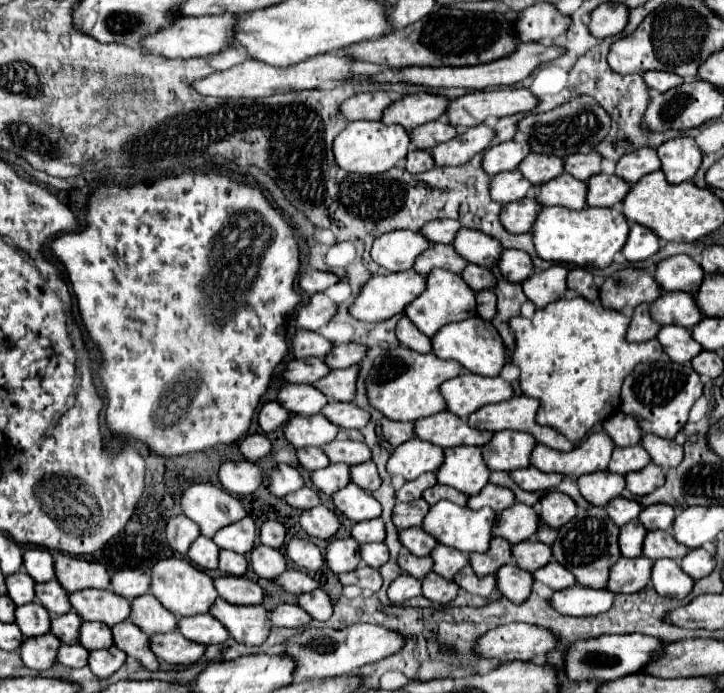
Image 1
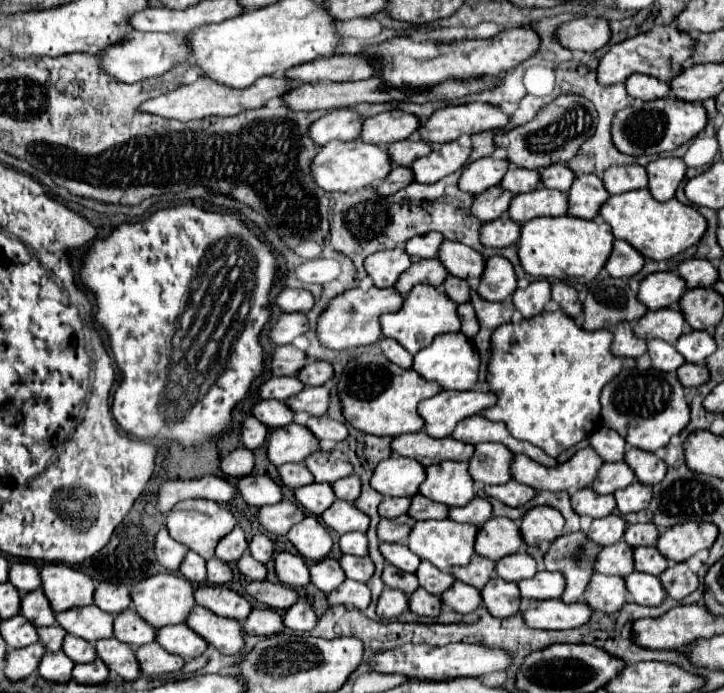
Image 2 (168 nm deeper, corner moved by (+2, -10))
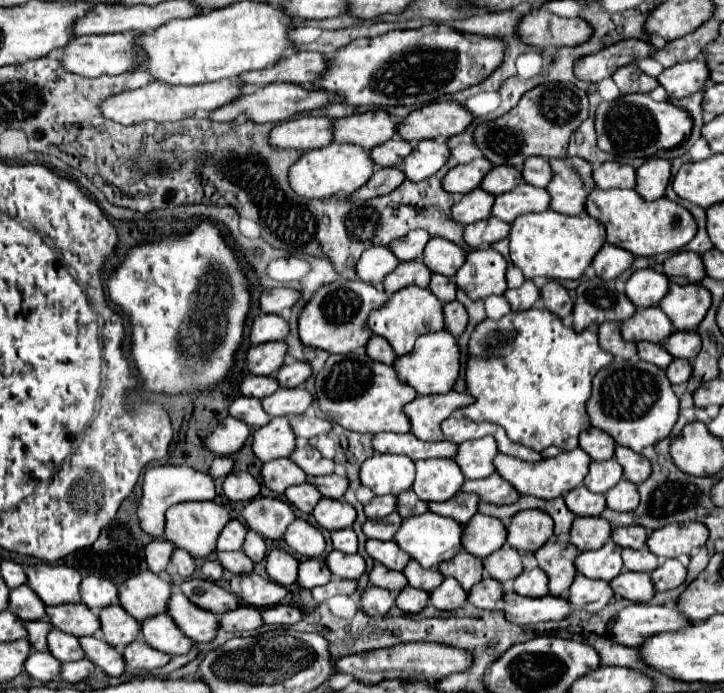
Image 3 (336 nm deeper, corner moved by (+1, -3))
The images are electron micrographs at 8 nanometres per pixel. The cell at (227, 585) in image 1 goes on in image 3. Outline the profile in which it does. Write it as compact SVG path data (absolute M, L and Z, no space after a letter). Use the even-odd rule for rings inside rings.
M185 580L181 586L181 592L197 606L211 610L215 614L225 614L229 610L239 608L237 596L231 590L225 590L223 586L211 582L211 580Z

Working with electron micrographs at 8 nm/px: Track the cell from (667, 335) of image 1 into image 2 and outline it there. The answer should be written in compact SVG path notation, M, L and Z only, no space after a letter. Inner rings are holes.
M660 339L648 341L648 355L652 359L652 367L664 373L674 373L684 363L684 357L670 343Z

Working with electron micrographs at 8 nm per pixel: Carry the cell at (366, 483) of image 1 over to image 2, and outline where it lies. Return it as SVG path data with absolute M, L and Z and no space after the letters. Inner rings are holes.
M356 475L344 477L344 479L336 481L336 483L332 485L332 489L334 489L334 495L336 495L338 499L344 499L344 501L354 503L354 501L358 499L358 495L360 495L360 479L358 479Z

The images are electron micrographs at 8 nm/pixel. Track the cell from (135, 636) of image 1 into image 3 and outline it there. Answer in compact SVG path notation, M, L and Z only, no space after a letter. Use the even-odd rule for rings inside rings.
M85 636L79 640L81 648L85 650L85 656L95 662L101 670L105 670L109 676L121 676L125 670L125 660L123 654L107 644L103 638L97 636Z

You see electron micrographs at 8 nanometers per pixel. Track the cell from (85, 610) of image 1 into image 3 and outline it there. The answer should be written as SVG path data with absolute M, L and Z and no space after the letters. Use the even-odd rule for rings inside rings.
M63 604L63 606L49 606L47 616L51 624L63 632L73 636L93 636L101 622L99 618L85 606L85 604Z

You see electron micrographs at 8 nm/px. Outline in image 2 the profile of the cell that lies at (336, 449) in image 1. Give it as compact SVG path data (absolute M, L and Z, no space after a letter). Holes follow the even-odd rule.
M326 451L312 453L304 461L304 465L314 475L314 481L316 483L334 483L334 481L338 481L342 477L352 475L352 465L348 461L326 457Z

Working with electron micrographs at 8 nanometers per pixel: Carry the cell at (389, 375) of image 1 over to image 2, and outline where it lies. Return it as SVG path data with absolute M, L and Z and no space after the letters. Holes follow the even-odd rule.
M366 351L346 363L338 385L336 395L342 405L344 419L358 431L378 435L378 437L396 437L404 433L416 433L424 427L422 417L416 413L416 405L432 395L440 387L436 383L424 381L412 369L400 369L378 351Z

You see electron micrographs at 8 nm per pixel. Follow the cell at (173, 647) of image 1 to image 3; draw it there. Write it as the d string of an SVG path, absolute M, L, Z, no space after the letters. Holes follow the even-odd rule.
M135 640L131 642L125 650L123 650L125 662L127 666L139 668L139 670L155 670L165 666L171 658L165 652L159 652L155 648L151 648L149 644L145 644L143 640Z

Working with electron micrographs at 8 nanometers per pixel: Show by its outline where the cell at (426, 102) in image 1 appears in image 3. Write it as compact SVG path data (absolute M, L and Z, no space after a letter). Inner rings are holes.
M383 108L335 120L335 142L359 144L367 150L385 144L385 140L391 140L395 136L395 132L397 122Z

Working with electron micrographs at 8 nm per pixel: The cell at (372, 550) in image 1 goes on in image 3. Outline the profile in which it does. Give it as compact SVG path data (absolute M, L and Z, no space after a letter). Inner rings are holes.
M333 550L325 564L329 566L331 574L339 576L339 578L351 578L351 580L359 580L361 574L365 572L365 560L361 554L343 554Z

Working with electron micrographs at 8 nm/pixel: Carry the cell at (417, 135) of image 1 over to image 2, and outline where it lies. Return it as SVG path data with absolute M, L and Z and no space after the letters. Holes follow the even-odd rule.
M416 137L388 145L388 155L392 155L392 163L402 167L410 167L418 157L424 157L430 151L432 151L432 145Z

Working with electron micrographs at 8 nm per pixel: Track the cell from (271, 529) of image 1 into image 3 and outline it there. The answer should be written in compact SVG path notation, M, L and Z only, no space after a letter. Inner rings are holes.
M249 530L247 538L245 538L245 544L243 544L243 552L247 552L247 556L253 558L253 562L261 562L265 558L265 554L267 554L265 540L257 532Z

